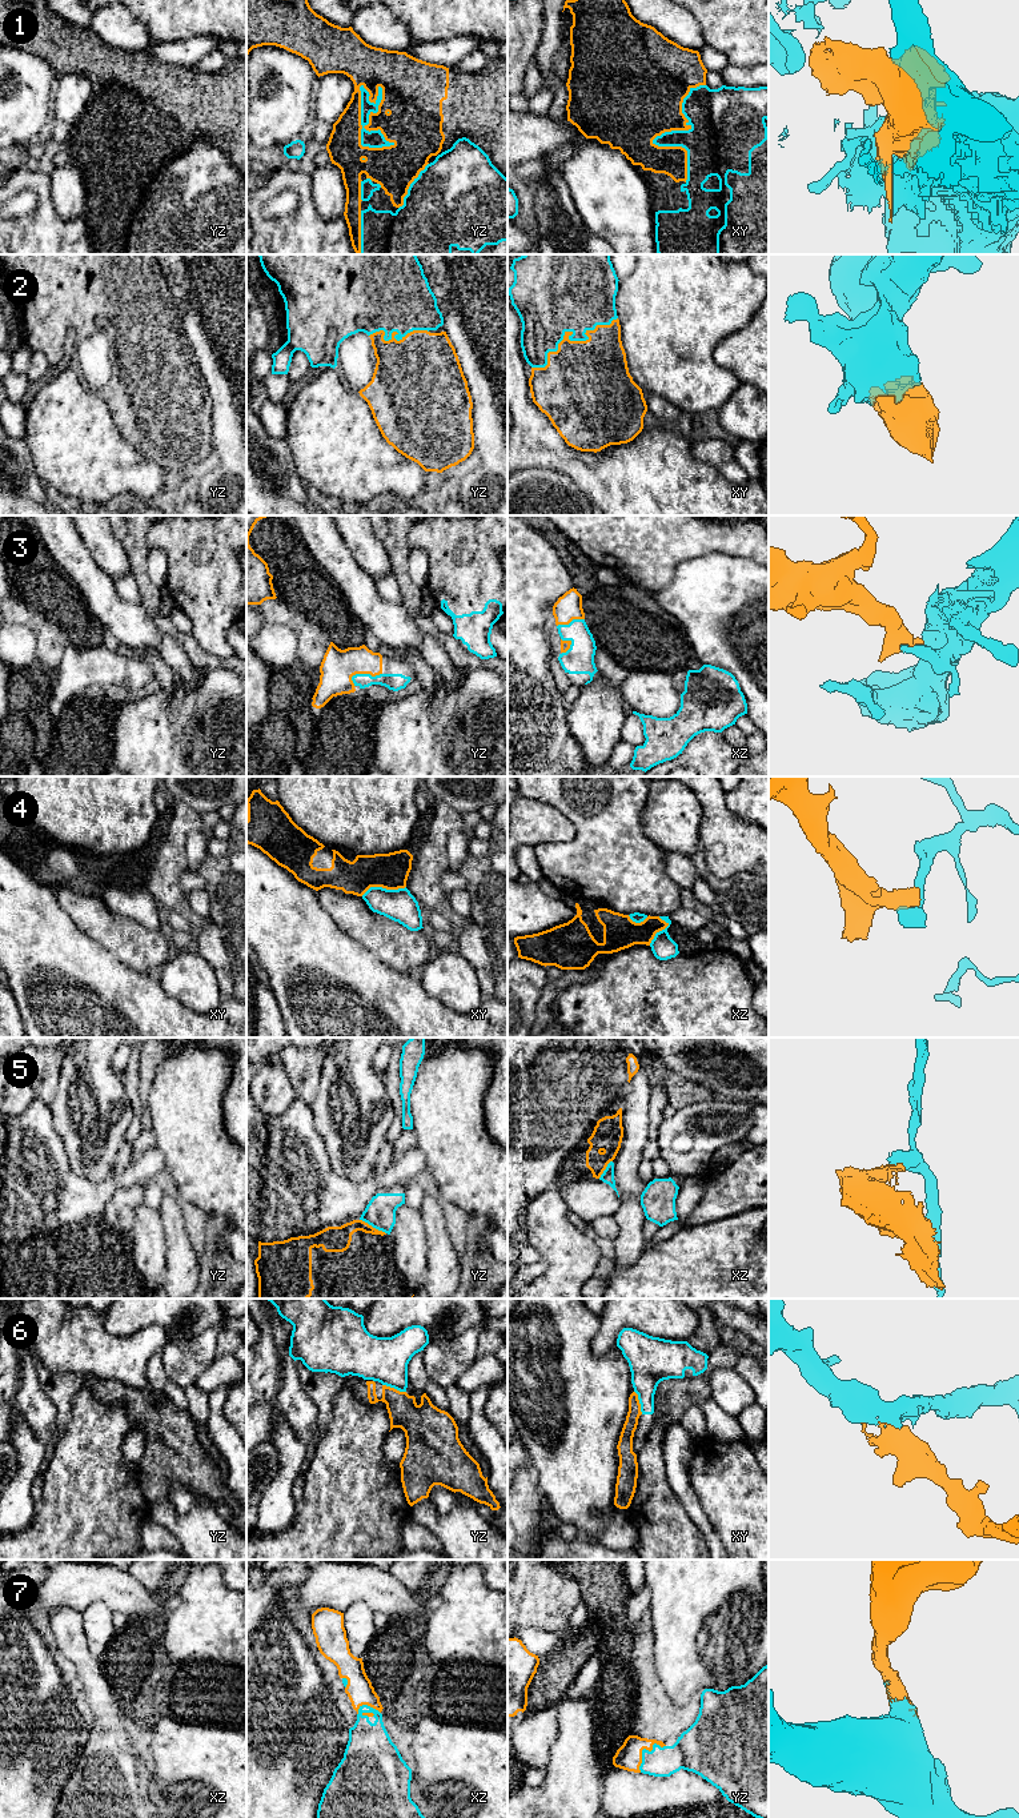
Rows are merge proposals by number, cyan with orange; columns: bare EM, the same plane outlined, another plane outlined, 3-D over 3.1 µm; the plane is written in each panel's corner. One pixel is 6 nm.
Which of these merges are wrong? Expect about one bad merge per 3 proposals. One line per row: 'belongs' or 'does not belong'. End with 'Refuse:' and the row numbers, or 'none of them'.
1: does not belong
2: belongs
3: belongs
4: does not belong
5: does not belong
6: does not belong
7: belongs
Refuse: 1, 4, 5, 6

